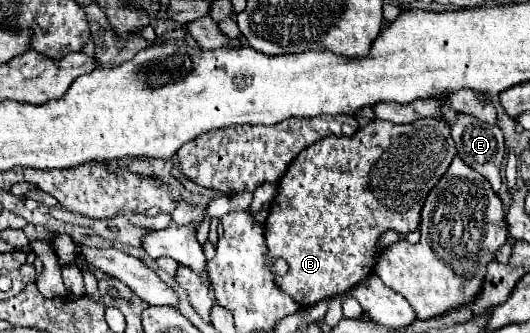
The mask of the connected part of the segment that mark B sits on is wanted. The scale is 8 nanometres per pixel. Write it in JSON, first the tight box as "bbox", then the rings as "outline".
{"bbox":[264,118,456,306],"outline":[[[422,118],[412,124],[392,124],[372,120],[352,136],[326,136],[310,144],[290,164],[290,170],[278,182],[278,194],[270,204],[270,214],[264,222],[264,238],[268,246],[268,262],[284,258],[288,272],[276,276],[276,286],[292,296],[300,306],[314,306],[324,298],[332,298],[352,290],[362,278],[374,272],[378,250],[378,234],[398,230],[406,236],[418,230],[420,212],[428,192],[448,170],[456,146],[450,138],[450,124],[436,118]]]}

